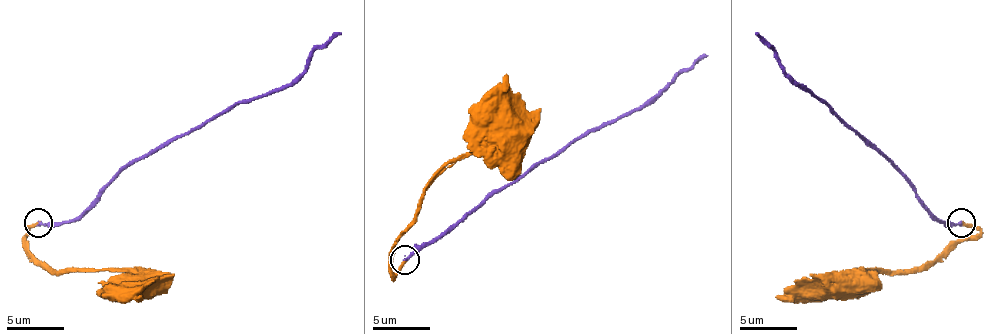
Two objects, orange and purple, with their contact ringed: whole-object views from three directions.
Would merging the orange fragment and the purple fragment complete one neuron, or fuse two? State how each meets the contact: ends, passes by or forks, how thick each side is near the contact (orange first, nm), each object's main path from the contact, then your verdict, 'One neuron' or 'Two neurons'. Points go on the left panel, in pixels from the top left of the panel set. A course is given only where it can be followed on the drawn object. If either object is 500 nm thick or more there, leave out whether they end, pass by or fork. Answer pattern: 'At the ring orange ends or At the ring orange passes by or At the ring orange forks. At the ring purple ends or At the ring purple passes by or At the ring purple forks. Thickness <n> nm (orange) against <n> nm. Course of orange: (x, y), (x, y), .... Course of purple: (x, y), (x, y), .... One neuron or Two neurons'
At the ring orange ends. At the ring purple ends. Thickness 200 nm (orange) against 180 nm. Course of orange: (37, 222), (23, 239), (49, 270), (123, 270), (132, 282). Course of purple: (40, 222), (72, 222), (129, 165), (223, 110), (283, 90), (317, 48), (340, 33). One neuron

